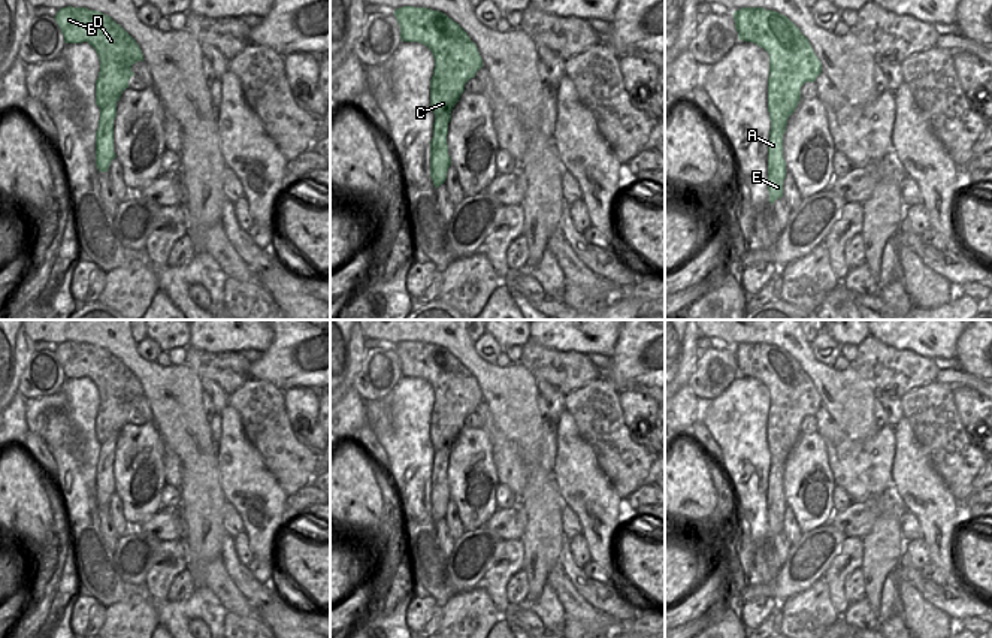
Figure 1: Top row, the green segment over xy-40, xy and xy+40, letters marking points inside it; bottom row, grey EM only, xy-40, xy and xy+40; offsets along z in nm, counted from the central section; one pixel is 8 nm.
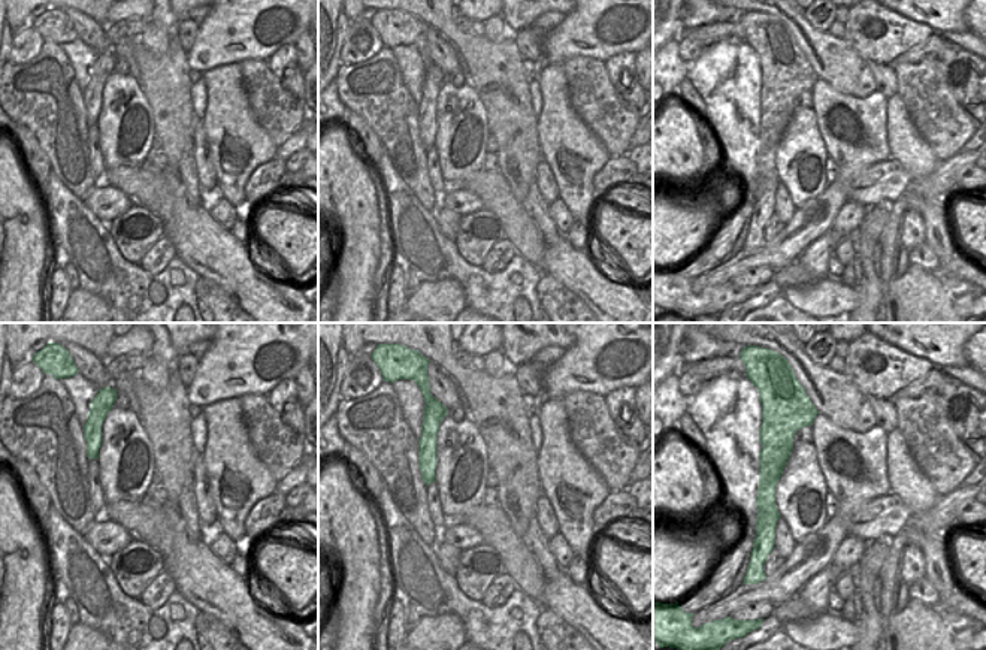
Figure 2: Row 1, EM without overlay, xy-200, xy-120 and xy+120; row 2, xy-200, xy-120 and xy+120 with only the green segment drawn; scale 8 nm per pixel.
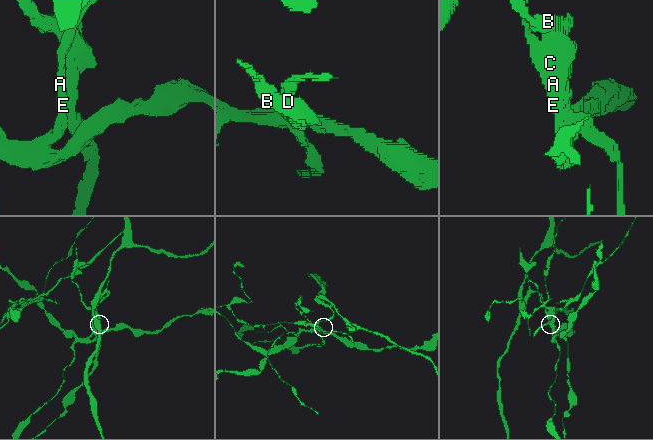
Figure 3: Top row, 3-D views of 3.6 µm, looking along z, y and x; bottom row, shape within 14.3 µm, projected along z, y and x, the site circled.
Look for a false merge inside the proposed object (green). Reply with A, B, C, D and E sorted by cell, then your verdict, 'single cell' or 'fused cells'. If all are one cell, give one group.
A E / B C D; fused cells

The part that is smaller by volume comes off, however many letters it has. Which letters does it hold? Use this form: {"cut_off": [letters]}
{"cut_off": ["B", "C", "D"]}

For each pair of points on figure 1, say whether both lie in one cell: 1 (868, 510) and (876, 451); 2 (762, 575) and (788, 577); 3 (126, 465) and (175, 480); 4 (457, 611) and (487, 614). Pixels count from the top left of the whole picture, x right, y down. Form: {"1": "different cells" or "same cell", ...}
{"1": "different cells", "2": "different cells", "3": "different cells", "4": "same cell"}

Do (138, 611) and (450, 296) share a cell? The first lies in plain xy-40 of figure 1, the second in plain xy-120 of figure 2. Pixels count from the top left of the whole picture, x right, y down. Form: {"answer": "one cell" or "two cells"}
{"answer": "one cell"}

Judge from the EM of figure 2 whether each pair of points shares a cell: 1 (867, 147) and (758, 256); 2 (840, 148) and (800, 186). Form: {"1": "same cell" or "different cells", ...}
{"1": "same cell", "2": "different cells"}

